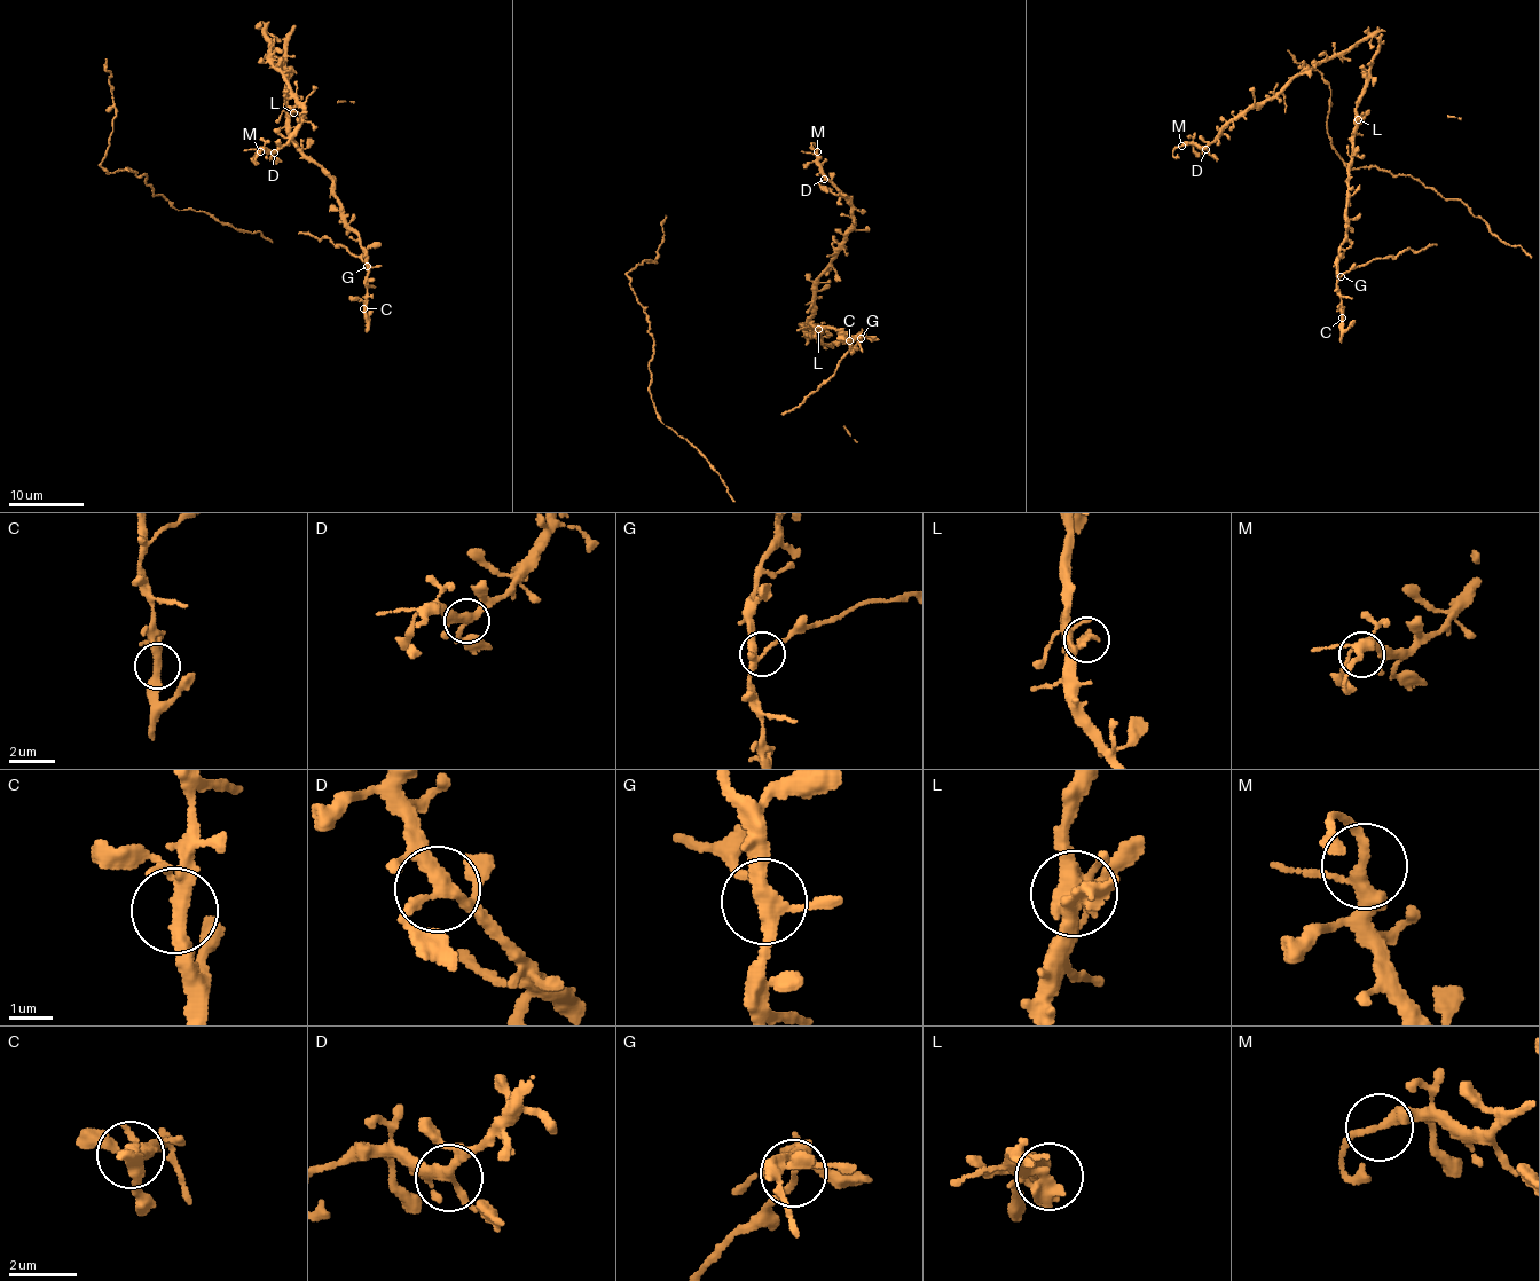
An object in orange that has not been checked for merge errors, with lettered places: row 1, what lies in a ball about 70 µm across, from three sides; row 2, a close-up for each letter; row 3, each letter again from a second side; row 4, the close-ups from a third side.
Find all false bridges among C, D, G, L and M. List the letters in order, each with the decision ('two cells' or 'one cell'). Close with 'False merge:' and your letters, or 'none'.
C: one cell
D: one cell
G: two cells
L: one cell
M: one cell
False merge: G

